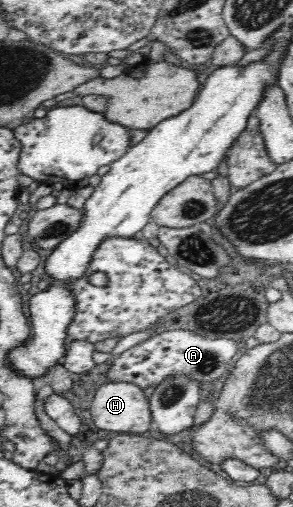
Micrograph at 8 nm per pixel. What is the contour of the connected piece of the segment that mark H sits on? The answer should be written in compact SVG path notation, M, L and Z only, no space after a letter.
M107 382L97 388L90 406L91 418L97 428L107 432L147 435L148 431L154 427L148 400L143 389L136 384Z

